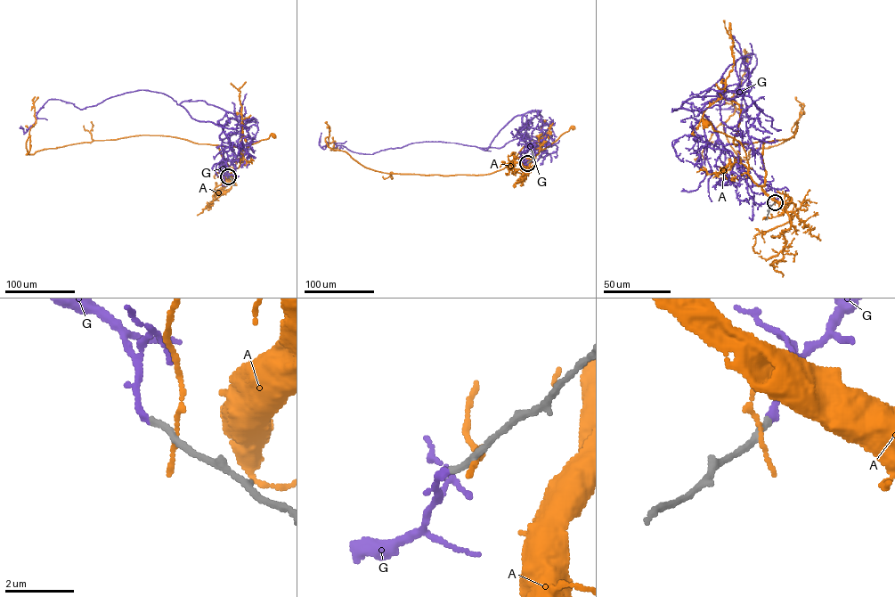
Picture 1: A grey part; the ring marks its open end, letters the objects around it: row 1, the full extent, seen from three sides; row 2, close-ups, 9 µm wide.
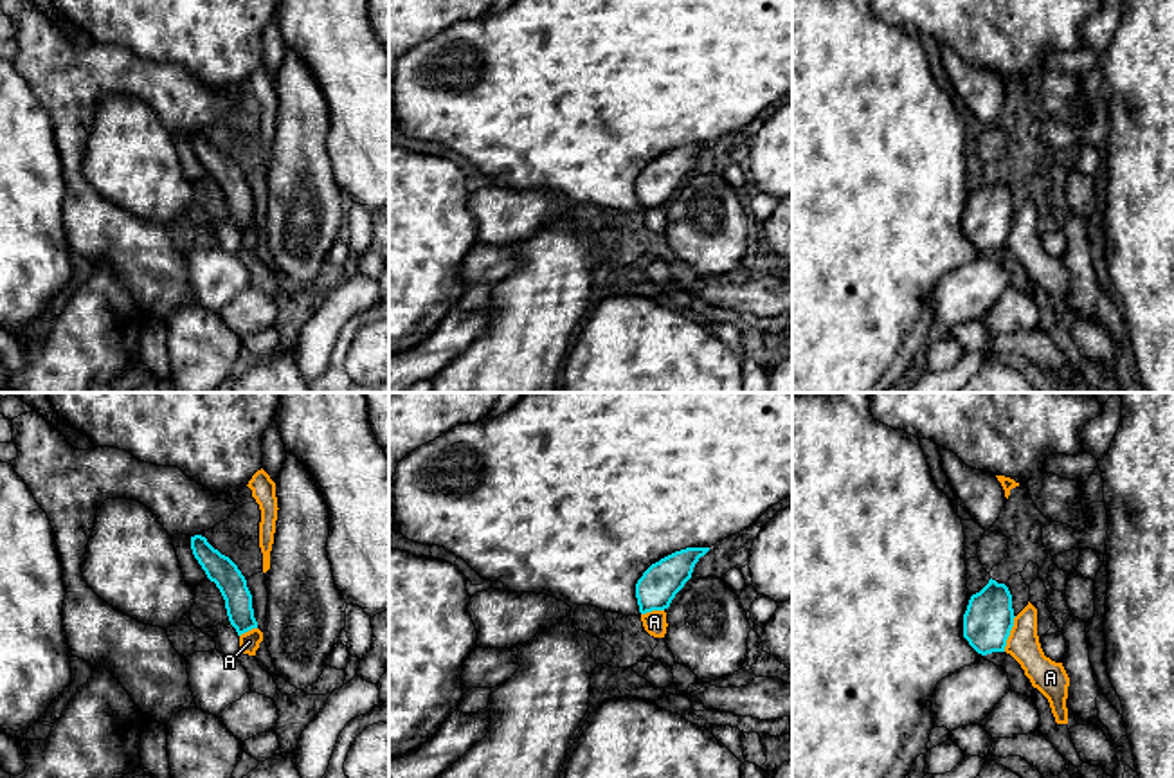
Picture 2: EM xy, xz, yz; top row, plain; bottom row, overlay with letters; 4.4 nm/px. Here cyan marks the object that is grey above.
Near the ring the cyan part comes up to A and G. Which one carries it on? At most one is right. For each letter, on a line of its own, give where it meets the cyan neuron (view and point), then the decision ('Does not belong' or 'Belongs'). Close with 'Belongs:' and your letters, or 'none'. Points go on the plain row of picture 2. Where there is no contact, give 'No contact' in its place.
A: Touches cyan at yz (1009, 231). Does not belong
G: No contact. Belongs
Belongs: G

